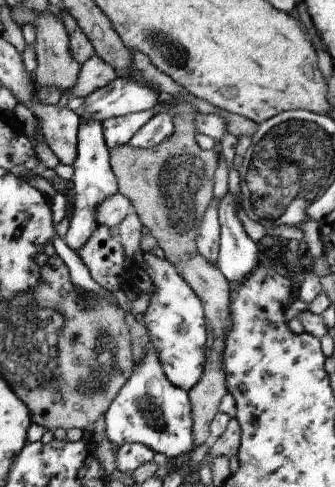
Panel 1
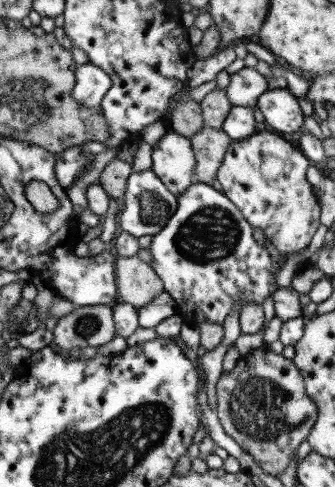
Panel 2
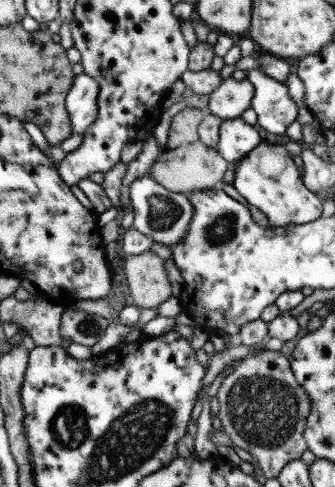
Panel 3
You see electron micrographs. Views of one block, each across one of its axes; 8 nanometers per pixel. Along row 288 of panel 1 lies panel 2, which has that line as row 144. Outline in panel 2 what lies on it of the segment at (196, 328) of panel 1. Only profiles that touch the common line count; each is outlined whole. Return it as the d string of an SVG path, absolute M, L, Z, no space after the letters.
M169 128L167 134L153 148L153 172L177 196L187 194L197 182L197 158L191 138Z

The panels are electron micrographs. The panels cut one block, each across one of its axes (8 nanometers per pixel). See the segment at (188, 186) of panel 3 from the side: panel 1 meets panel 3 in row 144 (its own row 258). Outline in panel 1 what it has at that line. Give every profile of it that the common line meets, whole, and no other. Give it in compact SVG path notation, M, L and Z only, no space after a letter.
M195 254L195 258L187 258L187 262L183 262L181 266L181 278L193 288L193 292L201 298L203 306L205 306L205 314L207 314L207 326L213 332L213 344L211 344L211 354L205 360L205 374L201 378L201 382L189 390L189 400L191 400L191 412L195 414L195 444L203 446L203 444L211 444L213 442L213 434L211 434L211 424L215 420L215 416L219 414L219 404L221 398L225 394L229 394L227 388L227 372L223 368L223 350L225 350L225 338L227 332L231 330L231 282L225 278L225 274L219 270L217 264L207 262L201 254Z

